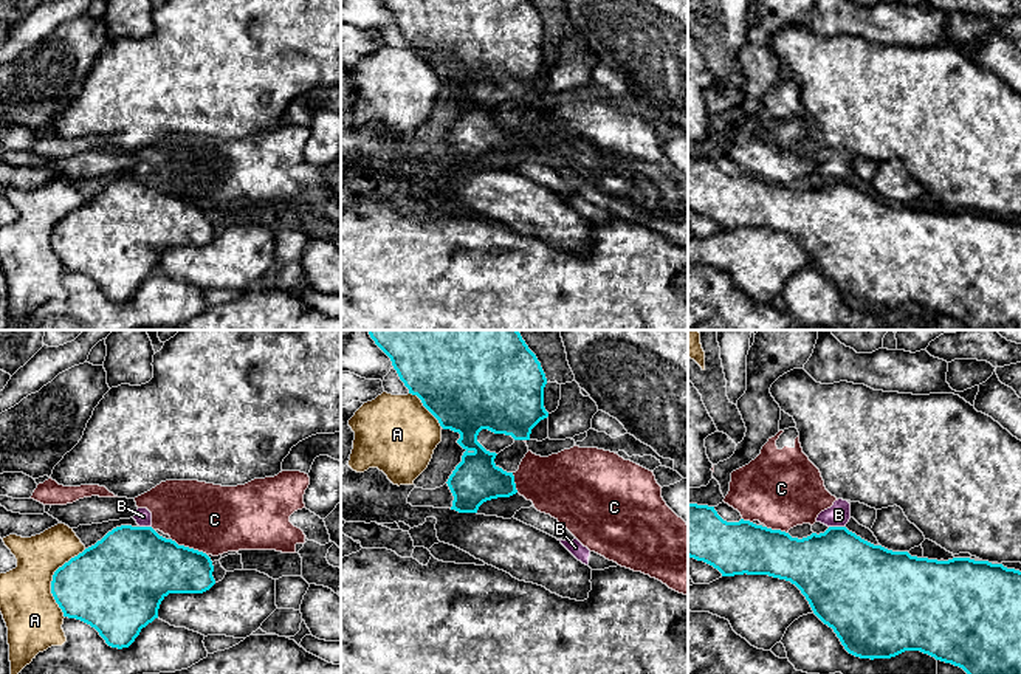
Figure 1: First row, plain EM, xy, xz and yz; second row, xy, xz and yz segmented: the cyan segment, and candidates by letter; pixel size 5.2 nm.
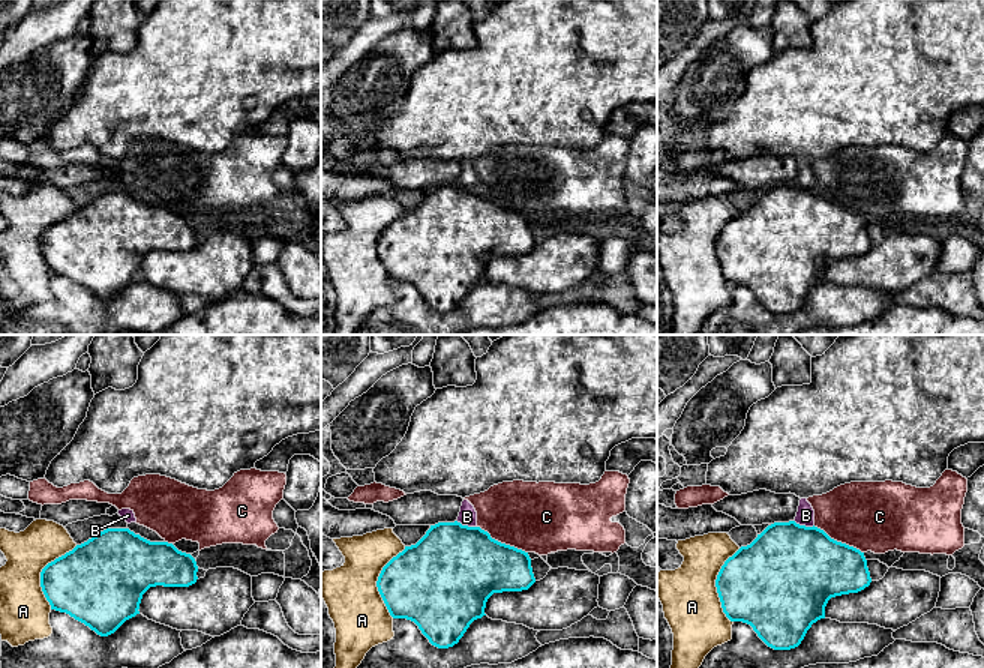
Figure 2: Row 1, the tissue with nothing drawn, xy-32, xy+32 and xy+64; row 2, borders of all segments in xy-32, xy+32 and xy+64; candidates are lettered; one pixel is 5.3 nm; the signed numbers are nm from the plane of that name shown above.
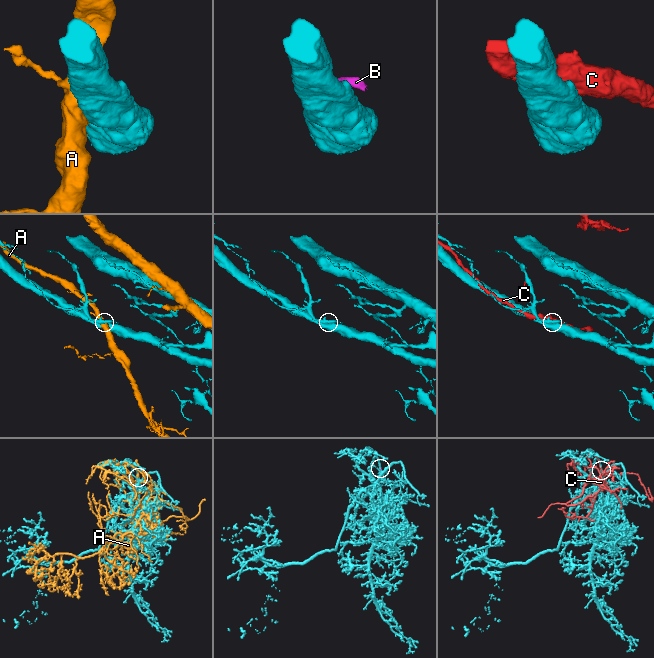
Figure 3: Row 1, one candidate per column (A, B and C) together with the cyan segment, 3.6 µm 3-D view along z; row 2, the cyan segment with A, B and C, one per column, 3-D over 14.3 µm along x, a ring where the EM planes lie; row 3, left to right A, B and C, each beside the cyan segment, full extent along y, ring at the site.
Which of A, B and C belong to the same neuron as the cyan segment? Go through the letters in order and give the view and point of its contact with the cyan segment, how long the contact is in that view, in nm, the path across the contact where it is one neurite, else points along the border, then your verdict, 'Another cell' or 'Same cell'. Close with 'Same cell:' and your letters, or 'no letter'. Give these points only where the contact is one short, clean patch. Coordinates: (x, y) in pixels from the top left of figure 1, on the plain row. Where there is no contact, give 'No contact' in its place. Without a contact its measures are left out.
A: Touches cyan at xy (53, 233). Shared border 380 nm. Another cell
B: Touches cyan at yz (837, 180). Shared border 90 nm. Another cell
C: Touches cyan at xy (188, 200). Shared border 220 nm. Another cell
Same cell: no letter

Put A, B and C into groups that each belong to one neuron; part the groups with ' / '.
A / B / C

